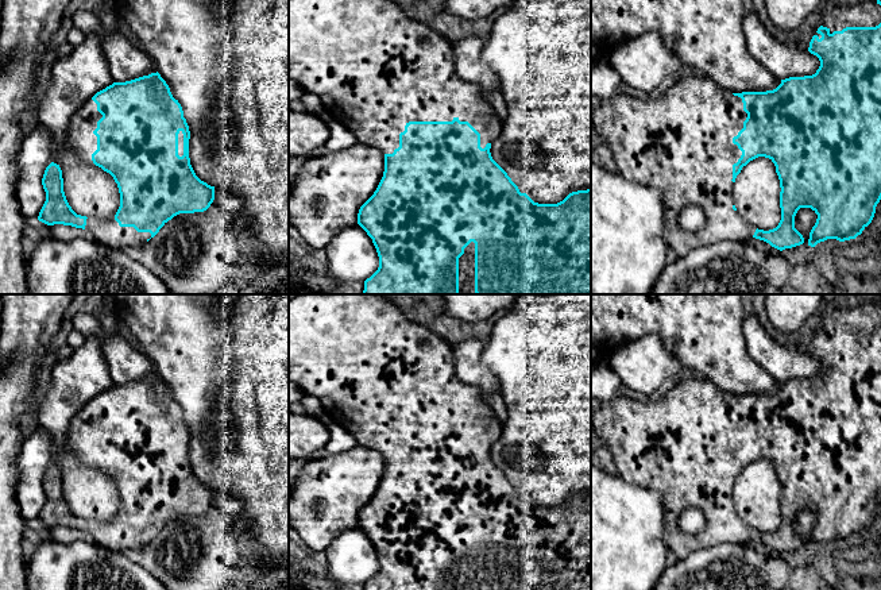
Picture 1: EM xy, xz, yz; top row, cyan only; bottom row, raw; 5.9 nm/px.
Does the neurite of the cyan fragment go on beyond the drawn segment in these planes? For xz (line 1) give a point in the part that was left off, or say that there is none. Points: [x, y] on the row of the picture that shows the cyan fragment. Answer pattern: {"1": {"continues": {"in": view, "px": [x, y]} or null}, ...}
{"1": {"continues": {"in": "xz", "px": [375, 69]}}}

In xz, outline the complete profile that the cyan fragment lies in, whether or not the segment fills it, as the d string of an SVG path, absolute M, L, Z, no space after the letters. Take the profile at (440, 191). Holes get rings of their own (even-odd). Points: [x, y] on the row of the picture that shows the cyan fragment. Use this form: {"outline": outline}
{"outline": "M289 0L289 80L295 81L304 92L317 95L332 119L343 124L359 143L372 146L385 154L383 177L374 194L360 207L358 224L372 239L379 257L378 270L364 281L363 294L591 294L591 189L569 193L557 204L534 203L526 193L521 193L507 173L492 159L490 149L502 131L502 120L483 100L482 88L463 80L453 63L453 45L429 26L409 18L394 0Z"}

